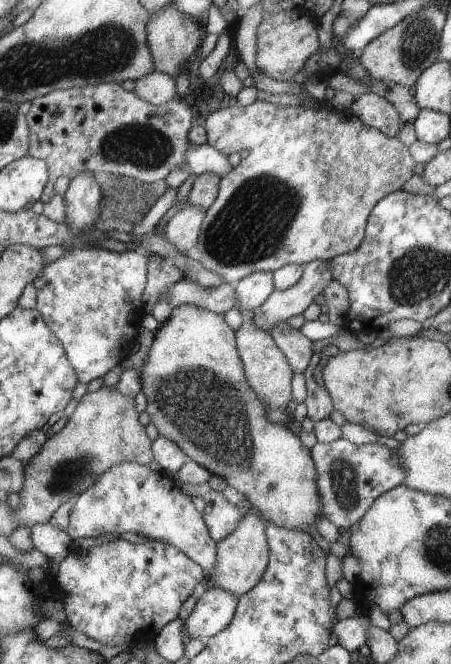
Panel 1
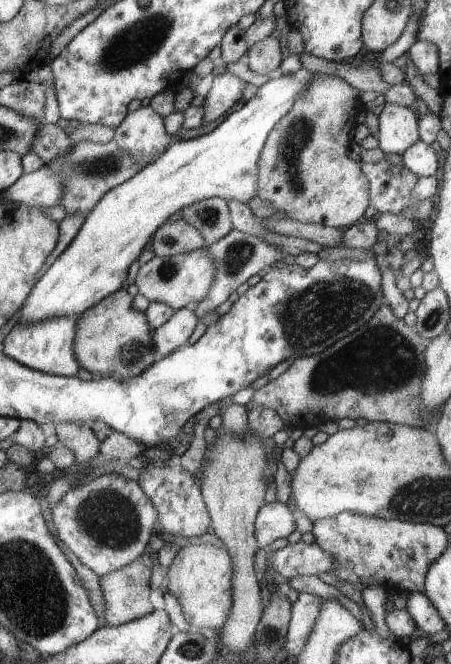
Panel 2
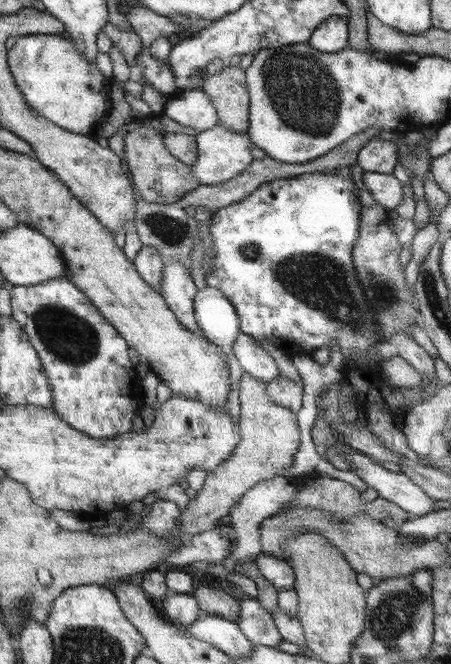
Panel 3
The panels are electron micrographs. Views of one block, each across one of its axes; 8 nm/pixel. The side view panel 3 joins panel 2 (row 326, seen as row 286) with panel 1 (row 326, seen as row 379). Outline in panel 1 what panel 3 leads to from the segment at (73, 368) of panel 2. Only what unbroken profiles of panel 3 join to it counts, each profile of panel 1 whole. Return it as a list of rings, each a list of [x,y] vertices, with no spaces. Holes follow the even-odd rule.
[[[84,170],[73,176],[63,198],[66,204],[66,225],[70,230],[78,231],[80,238],[78,241],[67,242],[68,250],[64,257],[48,263],[42,269],[41,275],[34,280],[33,285],[37,290],[36,310],[40,312],[48,328],[61,340],[66,358],[76,370],[78,382],[89,383],[94,378],[106,376],[130,352],[130,342],[138,332],[140,316],[144,316],[142,299],[149,280],[149,258],[135,251],[110,252],[85,243],[89,242],[86,226],[92,226],[98,218],[102,217],[104,201],[101,185],[98,184],[92,172]]]

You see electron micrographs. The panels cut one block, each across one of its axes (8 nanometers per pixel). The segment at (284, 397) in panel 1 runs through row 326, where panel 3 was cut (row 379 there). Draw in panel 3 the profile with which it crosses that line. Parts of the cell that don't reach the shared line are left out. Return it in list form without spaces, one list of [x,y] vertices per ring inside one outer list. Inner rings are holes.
[[[243,372],[240,378],[240,387],[237,391],[241,408],[238,422],[241,430],[241,440],[237,442],[237,448],[233,450],[233,453],[224,462],[221,462],[216,469],[207,474],[202,488],[197,491],[196,497],[190,499],[185,508],[181,510],[181,516],[177,520],[179,520],[179,530],[181,530],[183,536],[193,536],[219,526],[220,519],[229,514],[230,509],[247,490],[250,490],[257,482],[281,476],[282,471],[289,469],[294,460],[294,454],[298,450],[300,437],[297,414],[270,398],[270,394],[267,393],[267,382]]]

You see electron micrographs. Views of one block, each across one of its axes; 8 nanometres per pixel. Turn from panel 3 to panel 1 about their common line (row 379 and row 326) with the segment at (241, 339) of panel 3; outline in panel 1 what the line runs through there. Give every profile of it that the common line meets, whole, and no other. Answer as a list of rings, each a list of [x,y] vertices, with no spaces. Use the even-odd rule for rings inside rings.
[[[330,260],[309,262],[294,286],[288,290],[274,289],[268,300],[252,311],[252,322],[256,322],[262,330],[270,331],[274,324],[286,322],[288,318],[303,313],[333,280]]]

